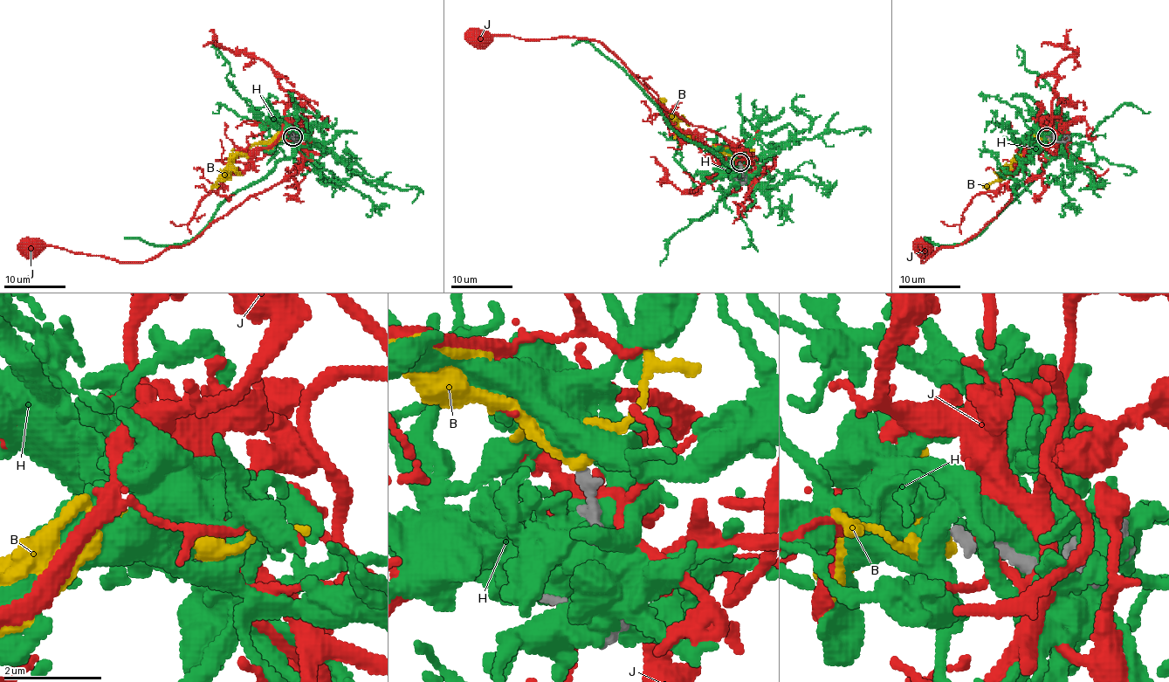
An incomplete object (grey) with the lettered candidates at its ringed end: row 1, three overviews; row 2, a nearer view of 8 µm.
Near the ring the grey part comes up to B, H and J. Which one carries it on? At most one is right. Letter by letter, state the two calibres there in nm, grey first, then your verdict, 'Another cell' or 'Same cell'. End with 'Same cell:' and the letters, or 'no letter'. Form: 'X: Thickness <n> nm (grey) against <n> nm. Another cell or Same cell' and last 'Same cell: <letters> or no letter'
B: Thickness 180 nm (grey) against 380 nm. Same cell
H: Thickness 160 nm (grey) against 550 nm. Another cell
J: Thickness 240 nm (grey) against 400 nm. Another cell
Same cell: B

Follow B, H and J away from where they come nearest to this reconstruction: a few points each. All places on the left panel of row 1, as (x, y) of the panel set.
B: (292, 138), (272, 138), (254, 142), (242, 150), (212, 184)
H: (292, 136), (298, 134), (299, 147), (264, 176), (237, 189), (189, 240), (149, 244), (141, 238), (124, 237)
J: (294, 133), (306, 156), (292, 176), (248, 196), (188, 244), (166, 248), (149, 260), (116, 262), (30, 246)

